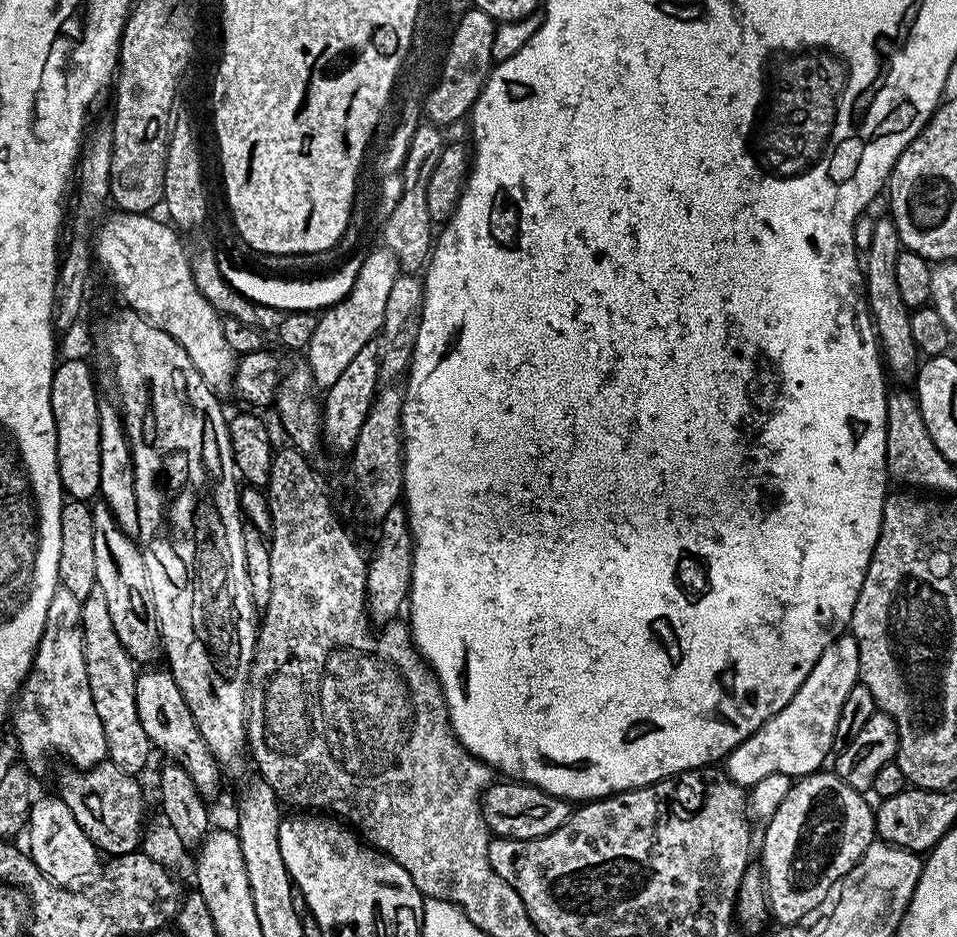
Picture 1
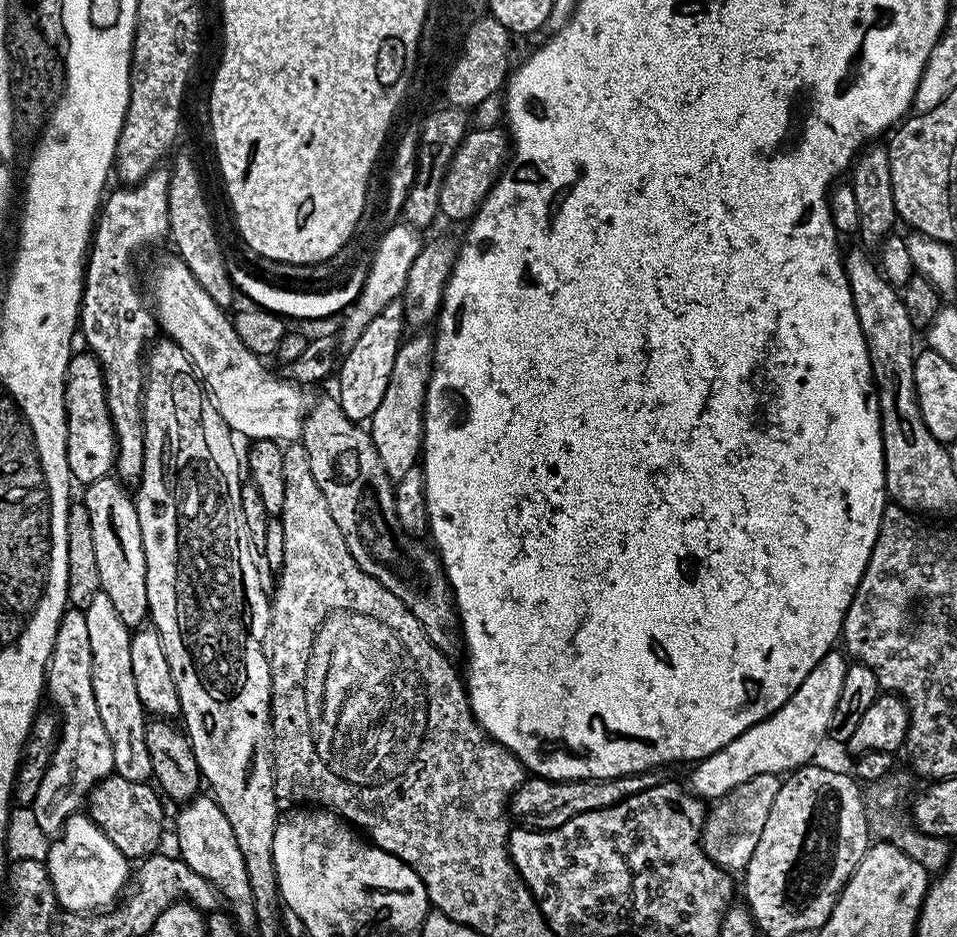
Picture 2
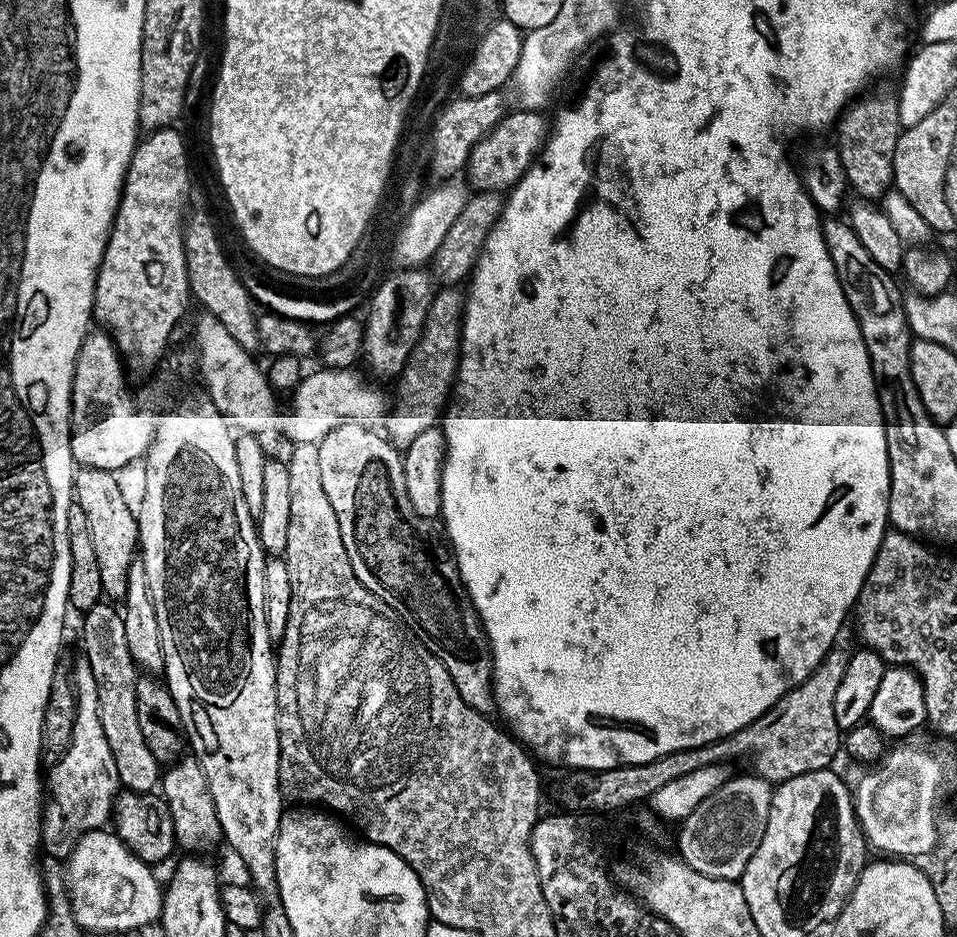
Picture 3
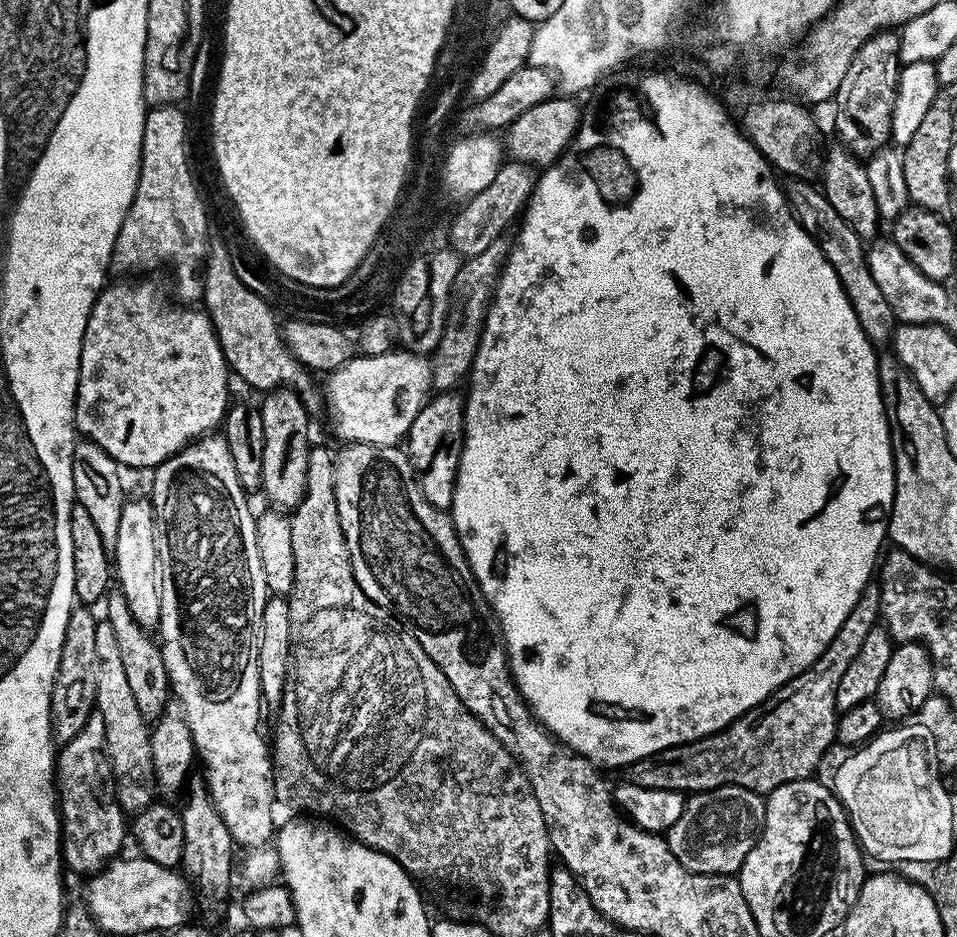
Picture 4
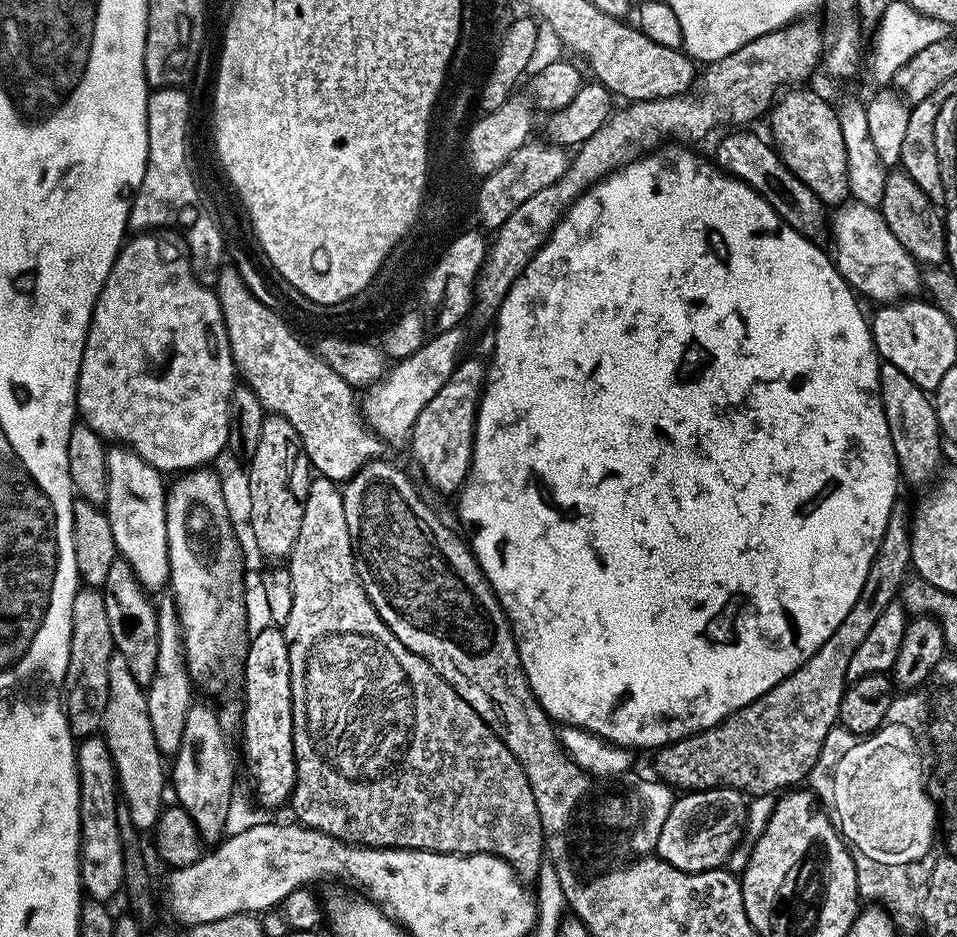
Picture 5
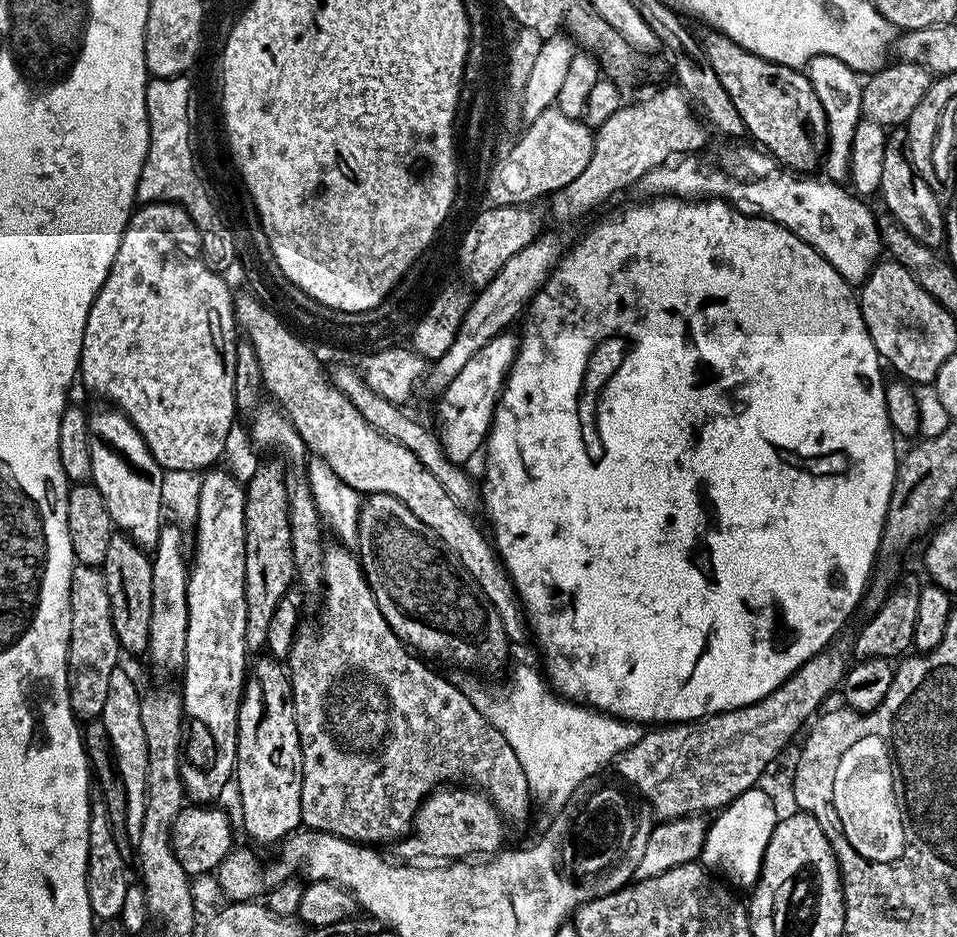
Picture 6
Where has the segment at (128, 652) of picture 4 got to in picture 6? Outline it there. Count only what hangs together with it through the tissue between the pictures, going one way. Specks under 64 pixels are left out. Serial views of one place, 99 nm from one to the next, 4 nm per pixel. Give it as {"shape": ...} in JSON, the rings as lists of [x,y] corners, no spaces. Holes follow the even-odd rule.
{"shape":[[[113,534],[110,538],[110,547],[106,550],[106,558],[102,571],[106,578],[106,594],[110,594],[110,618],[114,626],[114,634],[118,638],[121,649],[125,653],[147,653],[150,642],[150,570],[152,561],[145,549],[137,546],[126,534]]]}

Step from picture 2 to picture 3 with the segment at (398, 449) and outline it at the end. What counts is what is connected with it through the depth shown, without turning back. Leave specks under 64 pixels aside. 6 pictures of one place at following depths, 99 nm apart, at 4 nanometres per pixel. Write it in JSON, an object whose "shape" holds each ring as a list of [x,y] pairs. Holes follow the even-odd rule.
{"shape":[[[456,286],[441,287],[432,297],[430,310],[426,310],[422,334],[412,347],[410,358],[399,374],[400,385],[396,388],[396,405],[393,408],[391,405],[386,416],[386,435],[396,448],[408,448],[410,442],[414,442],[418,434],[422,434],[422,430],[437,427],[441,419],[452,394],[452,385],[456,382],[456,367],[460,364],[465,299],[465,293]]]}

